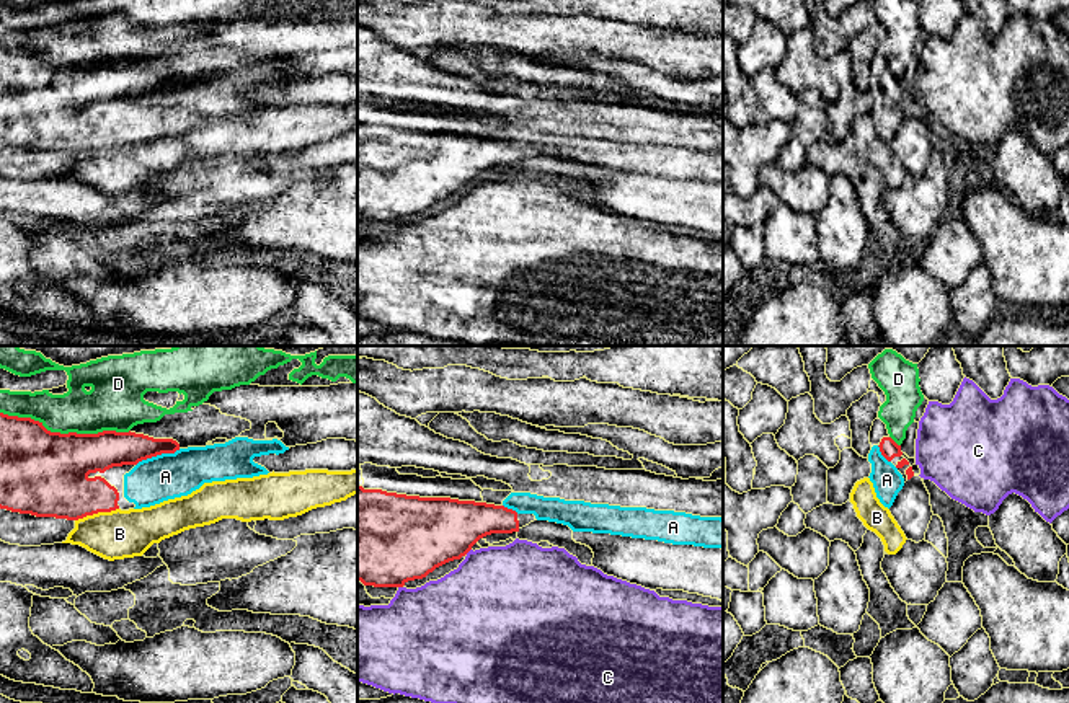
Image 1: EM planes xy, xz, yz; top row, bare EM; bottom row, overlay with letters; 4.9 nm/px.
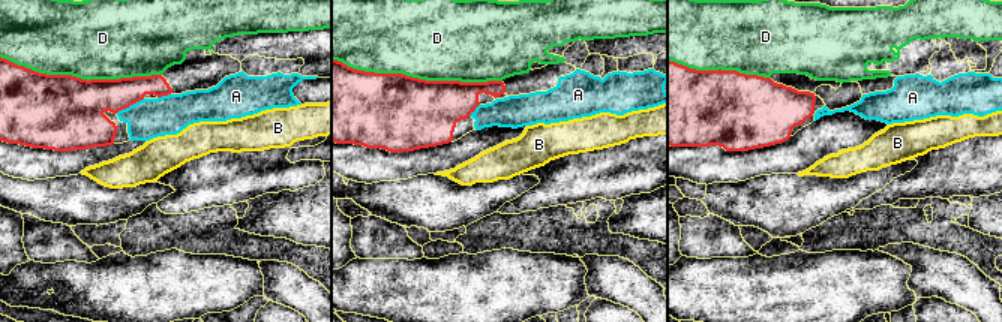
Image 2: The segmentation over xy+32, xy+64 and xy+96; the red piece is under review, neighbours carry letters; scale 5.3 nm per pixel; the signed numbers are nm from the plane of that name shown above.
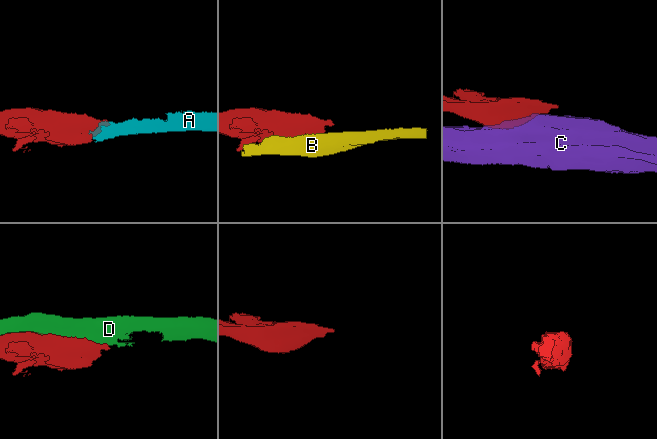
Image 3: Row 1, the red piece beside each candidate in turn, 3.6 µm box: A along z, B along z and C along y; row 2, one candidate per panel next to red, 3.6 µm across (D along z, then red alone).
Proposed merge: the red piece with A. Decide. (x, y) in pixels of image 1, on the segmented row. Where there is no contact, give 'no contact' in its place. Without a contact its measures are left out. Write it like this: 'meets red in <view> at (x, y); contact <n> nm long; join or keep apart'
meets red in xy at (157, 454); contact 240 nm long; join

